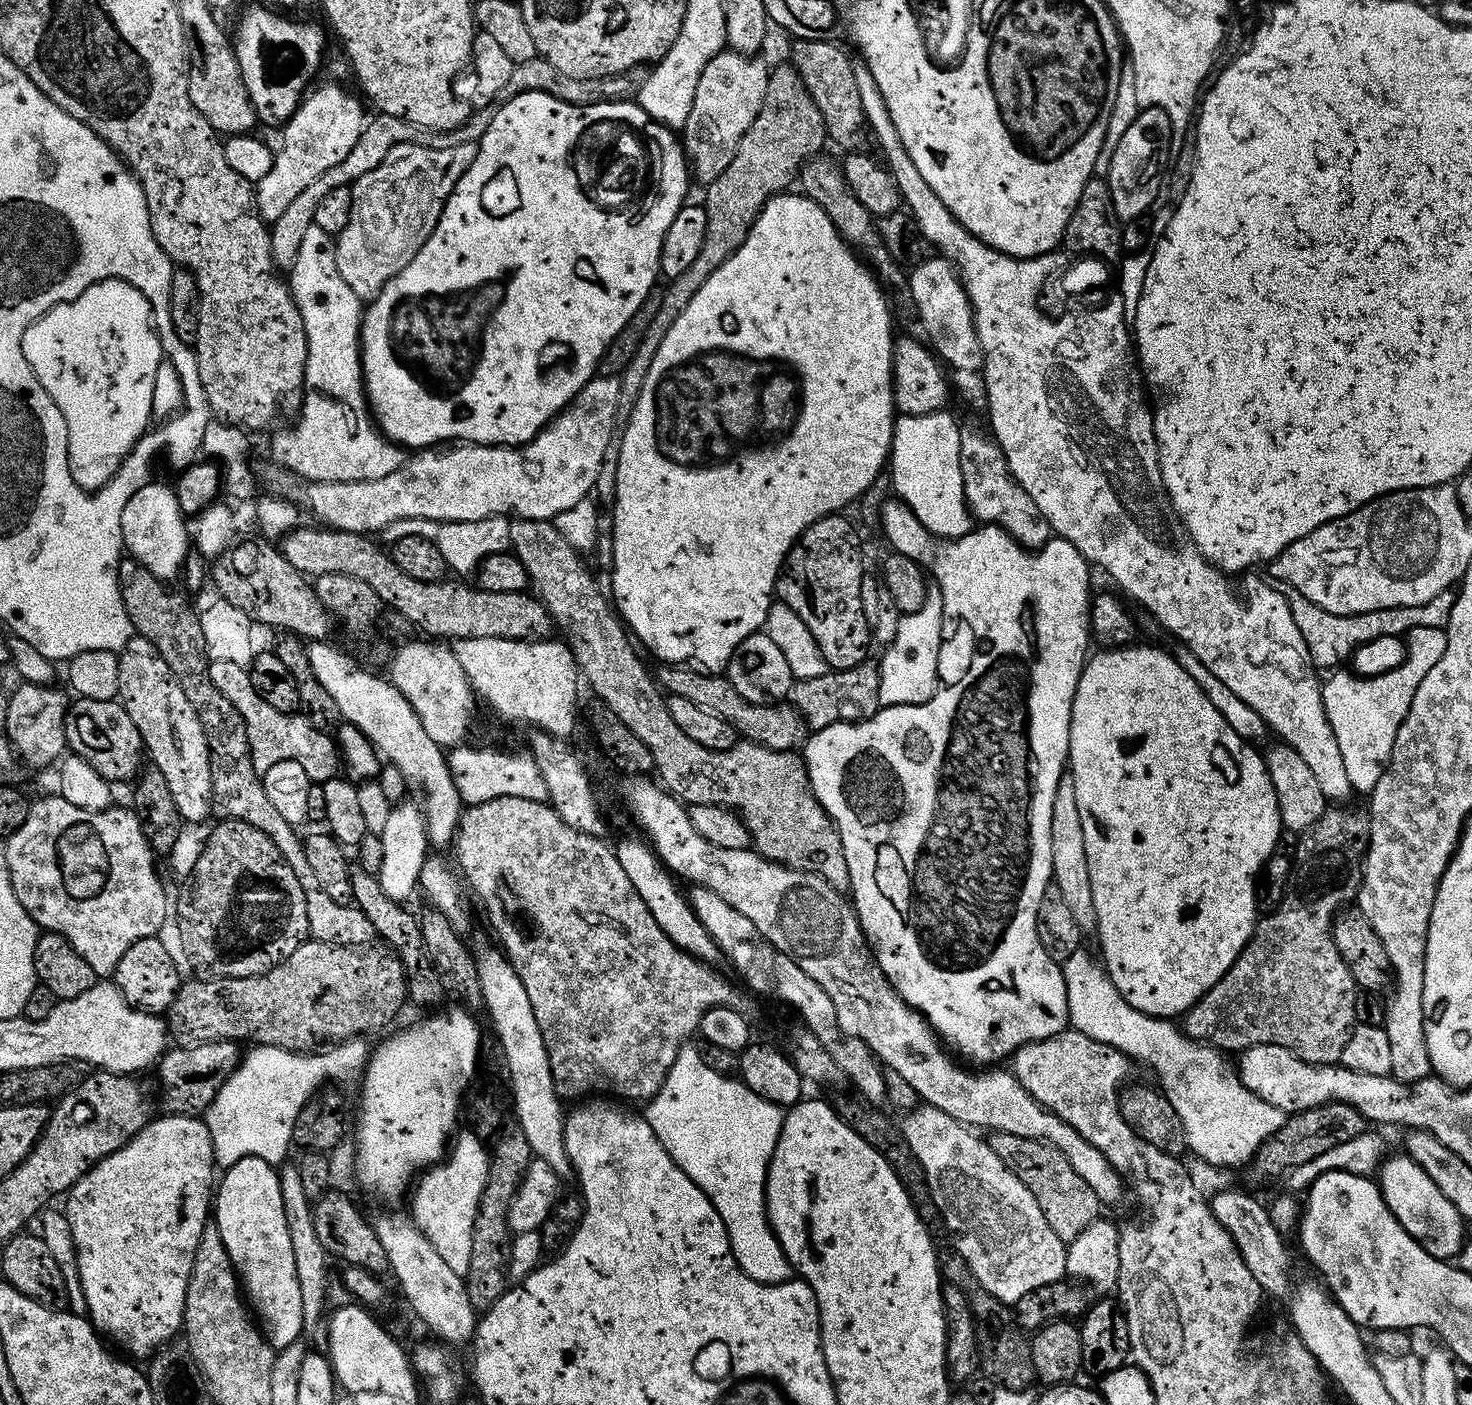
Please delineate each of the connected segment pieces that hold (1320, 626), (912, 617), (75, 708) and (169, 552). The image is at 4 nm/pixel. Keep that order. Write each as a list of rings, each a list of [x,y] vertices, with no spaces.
[[[1283,586],[1282,591],[1290,606],[1290,614],[1294,614],[1294,622],[1298,626],[1298,630],[1302,630],[1302,634],[1306,638],[1306,646],[1313,665],[1320,670],[1323,668],[1339,669],[1343,665],[1340,664],[1343,660],[1345,663],[1366,642],[1374,642],[1374,638],[1403,637],[1418,626],[1444,628],[1450,618],[1450,610],[1456,601],[1456,592],[1449,590],[1438,594],[1438,598],[1430,598],[1430,602],[1426,602],[1422,606],[1402,606],[1390,610],[1374,610],[1366,614],[1343,616],[1342,614],[1330,614],[1326,610],[1314,606],[1314,602],[1302,598],[1302,594],[1298,594],[1298,590],[1294,590],[1294,586]]]
[[[935,586],[929,587],[926,602],[917,612],[901,615],[892,644],[883,649],[884,657],[878,660],[878,698],[881,705],[924,704],[936,693],[943,619],[942,594]]]
[[[73,699],[64,712],[64,743],[71,755],[90,762],[90,766],[94,766],[94,770],[109,782],[135,781],[146,760],[144,740],[138,734],[138,726],[134,726],[119,699]]]
[[[153,482],[147,484],[143,492],[134,494],[134,498],[130,498],[126,502],[126,510],[122,514],[122,538],[127,555],[131,559],[138,561],[142,566],[146,566],[146,570],[150,570],[150,574],[154,574],[160,580],[172,582],[172,579],[174,579],[175,581],[181,575],[181,568],[190,551],[186,516],[179,508],[175,491],[169,485],[167,488],[164,484]]]

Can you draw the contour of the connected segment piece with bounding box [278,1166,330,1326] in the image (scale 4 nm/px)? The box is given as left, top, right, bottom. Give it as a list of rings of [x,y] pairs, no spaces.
[[[299,1167],[279,1169],[280,1189],[282,1190],[282,1210],[286,1210],[286,1230],[290,1230],[290,1246],[294,1249],[294,1270],[298,1270],[298,1290],[302,1293],[302,1314],[305,1325],[312,1326],[320,1320],[326,1309],[328,1299],[328,1264],[330,1257],[324,1251],[322,1242],[318,1242],[318,1233],[314,1231],[312,1217],[313,1201],[302,1187],[302,1174]]]

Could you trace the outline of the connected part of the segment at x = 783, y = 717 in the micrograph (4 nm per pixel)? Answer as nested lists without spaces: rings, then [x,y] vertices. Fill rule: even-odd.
[[[667,662],[661,663],[659,667],[660,669],[655,669],[654,676],[665,693],[687,698],[689,702],[694,702],[694,706],[702,706],[702,710],[707,710],[709,714],[718,714],[718,718],[730,722],[730,726],[734,726],[737,737],[743,738],[745,741],[761,744],[770,750],[786,752],[799,749],[810,735],[808,725],[800,717],[800,711],[792,707],[791,703],[755,704],[746,702],[746,698],[742,698],[742,694],[738,694],[738,690],[734,690],[727,675],[709,674],[707,671],[697,670],[692,666]]]

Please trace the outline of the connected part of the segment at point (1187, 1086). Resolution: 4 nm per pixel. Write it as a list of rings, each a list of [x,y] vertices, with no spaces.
[[[1081,950],[1070,954],[1070,958],[1066,958],[1062,962],[1064,970],[1064,981],[1066,982],[1066,998],[1068,999],[1068,1018],[1071,1027],[1075,1031],[1086,1034],[1090,1038],[1094,1038],[1098,1042],[1102,1042],[1106,1046],[1114,1046],[1121,1052],[1122,1055],[1128,1057],[1129,1061],[1135,1062],[1136,1060],[1140,1064],[1145,1064],[1146,1067],[1152,1068],[1154,1075],[1160,1079],[1159,1091],[1168,1099],[1170,1106],[1174,1106],[1174,1110],[1178,1110],[1178,1118],[1182,1118],[1182,1130],[1186,1134],[1188,1139],[1188,1148],[1190,1152],[1193,1152],[1196,1156],[1201,1156],[1208,1164],[1244,1164],[1247,1165],[1251,1161],[1252,1157],[1256,1155],[1256,1151],[1259,1150],[1264,1142],[1268,1140],[1285,1122],[1286,1114],[1282,1110],[1278,1110],[1274,1106],[1270,1106],[1270,1102],[1266,1102],[1262,1098],[1258,1098],[1254,1095],[1249,1088],[1246,1087],[1241,1081],[1239,1075],[1227,1064],[1225,1053],[1217,1050],[1207,1044],[1202,1044],[1198,1040],[1191,1040],[1188,1036],[1184,1035],[1183,1031],[1179,1027],[1176,1028],[1171,1019],[1161,1018],[1159,1016],[1147,1016],[1142,1014],[1138,1010],[1134,1010],[1134,1006],[1130,1006],[1130,1002],[1126,1002],[1126,998],[1122,998],[1122,994],[1118,994],[1118,990],[1113,986],[1111,978],[1108,977],[1108,973],[1104,971],[1103,967],[1099,963],[1096,964],[1086,954],[1087,951]]]

